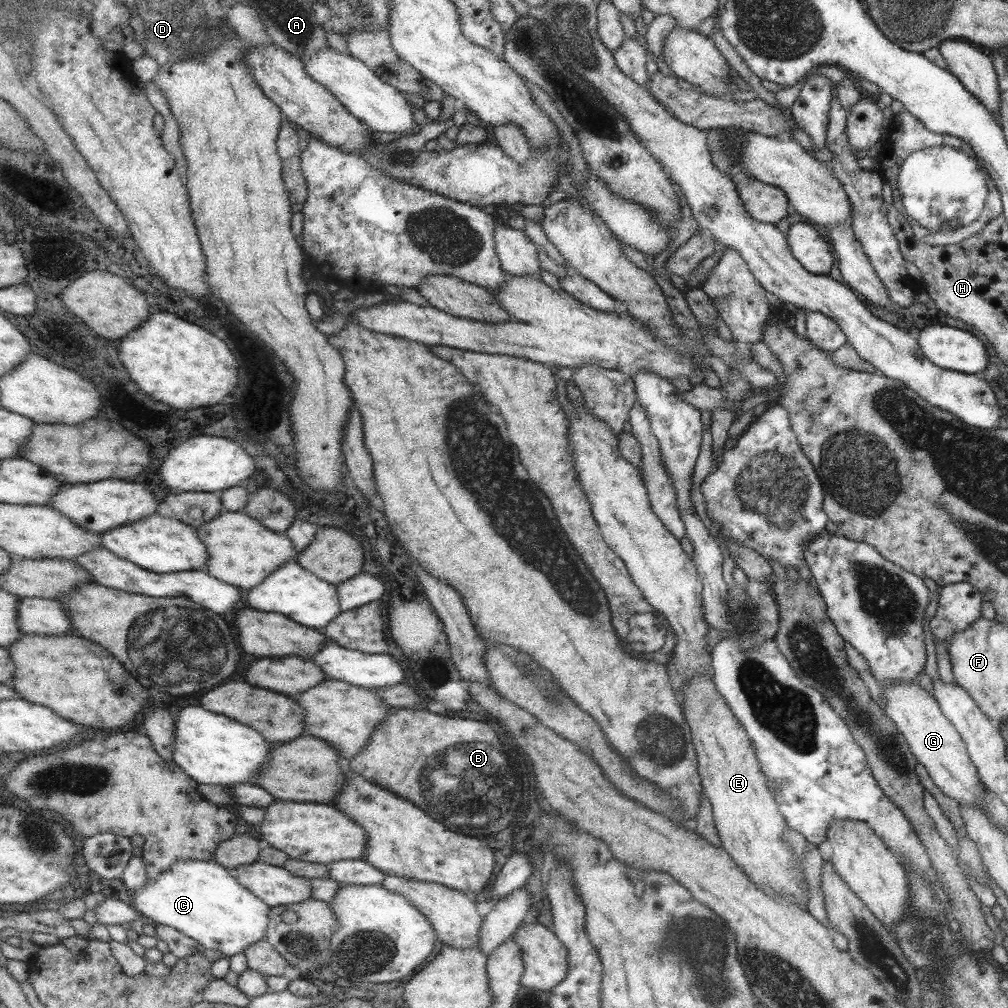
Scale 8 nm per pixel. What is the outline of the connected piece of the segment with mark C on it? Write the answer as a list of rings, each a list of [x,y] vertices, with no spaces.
[[[184,860],[164,872],[157,882],[147,882],[137,891],[130,892],[135,910],[153,924],[171,925],[183,934],[194,938],[203,949],[220,950],[225,958],[244,953],[252,944],[264,940],[268,935],[272,911],[261,898],[242,885],[231,869],[215,860]]]

